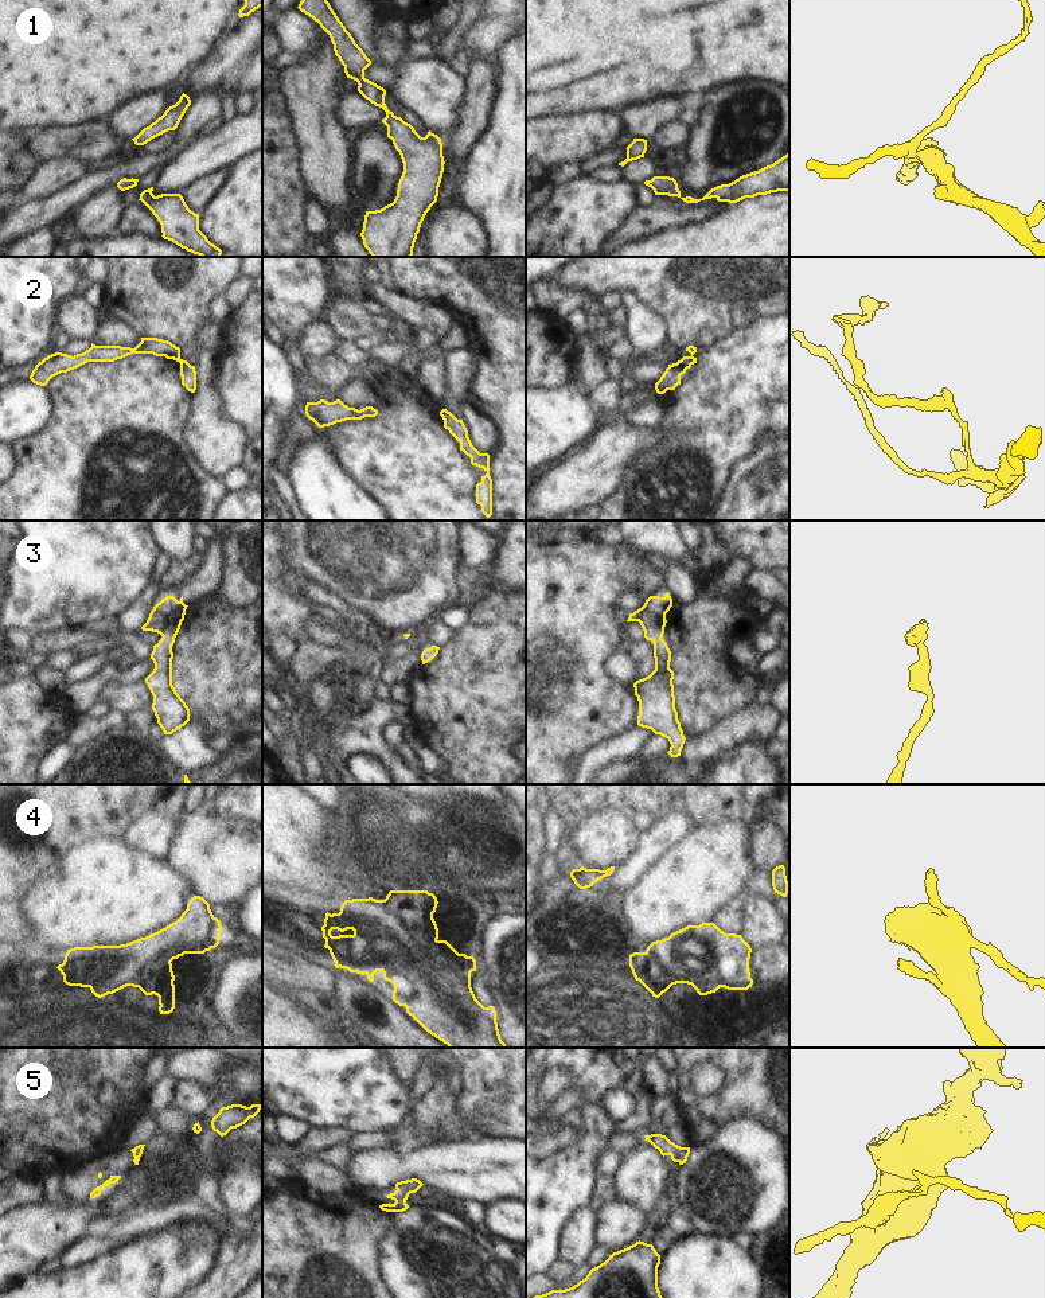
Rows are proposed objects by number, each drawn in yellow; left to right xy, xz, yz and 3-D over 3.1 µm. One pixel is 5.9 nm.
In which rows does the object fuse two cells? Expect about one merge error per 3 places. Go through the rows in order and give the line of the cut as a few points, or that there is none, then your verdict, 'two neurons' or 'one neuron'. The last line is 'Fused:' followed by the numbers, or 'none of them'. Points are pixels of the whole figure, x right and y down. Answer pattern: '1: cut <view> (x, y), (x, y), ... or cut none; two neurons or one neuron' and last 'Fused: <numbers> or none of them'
1: cut none; one neuron
2: cut xy (180, 359), (179, 362); two neurons
3: cut none; one neuron
4: cut none; one neuron
5: cut none; one neuron
Fused: 2

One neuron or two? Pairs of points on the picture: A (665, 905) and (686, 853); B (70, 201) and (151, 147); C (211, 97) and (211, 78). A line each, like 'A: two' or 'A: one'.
A: one
B: two
C: two

